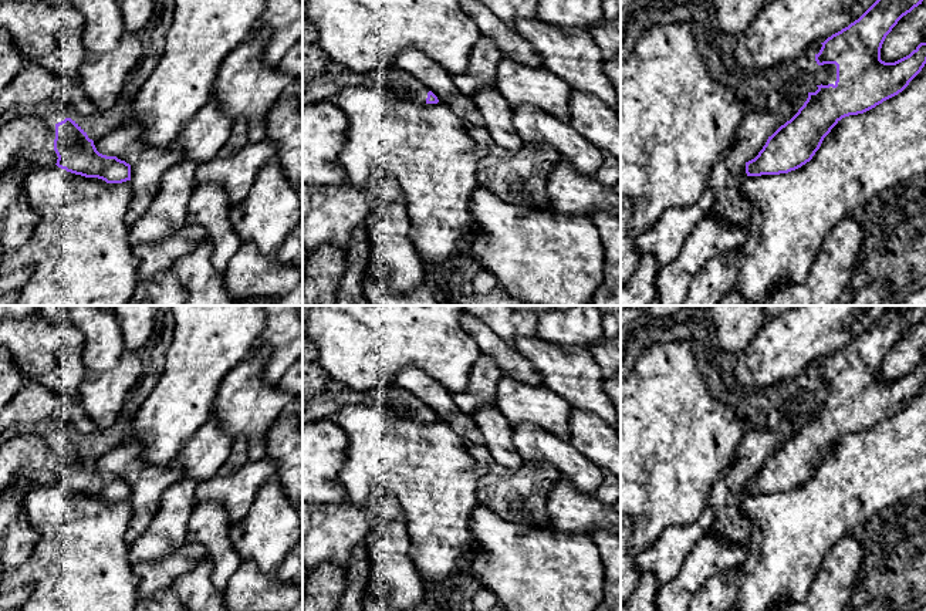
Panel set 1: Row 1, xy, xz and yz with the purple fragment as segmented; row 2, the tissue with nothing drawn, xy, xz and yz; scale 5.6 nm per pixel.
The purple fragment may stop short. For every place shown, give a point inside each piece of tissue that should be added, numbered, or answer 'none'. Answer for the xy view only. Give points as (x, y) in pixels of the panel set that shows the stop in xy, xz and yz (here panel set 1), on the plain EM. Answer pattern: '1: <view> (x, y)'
1: xy (29, 458)

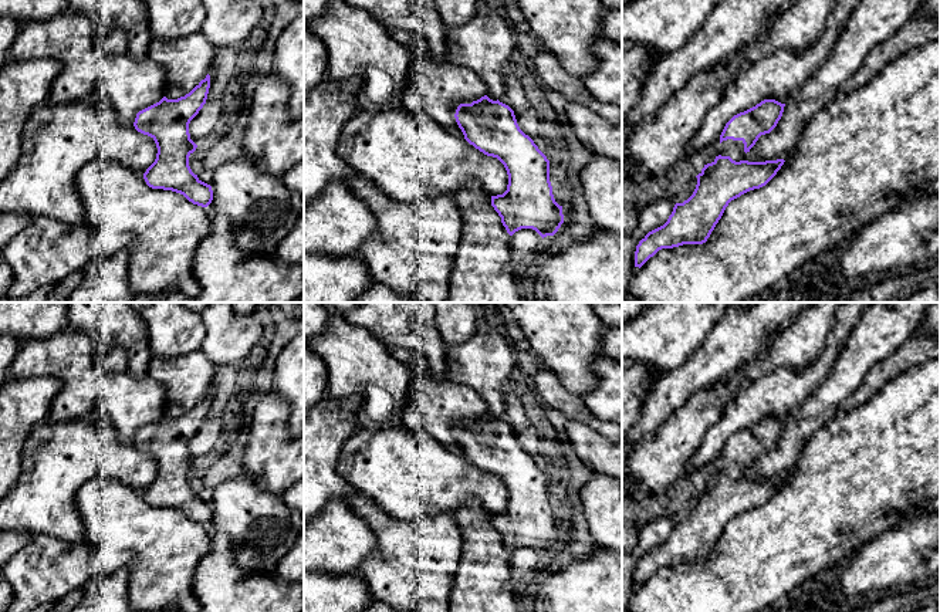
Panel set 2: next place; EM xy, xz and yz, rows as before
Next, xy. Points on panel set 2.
none

